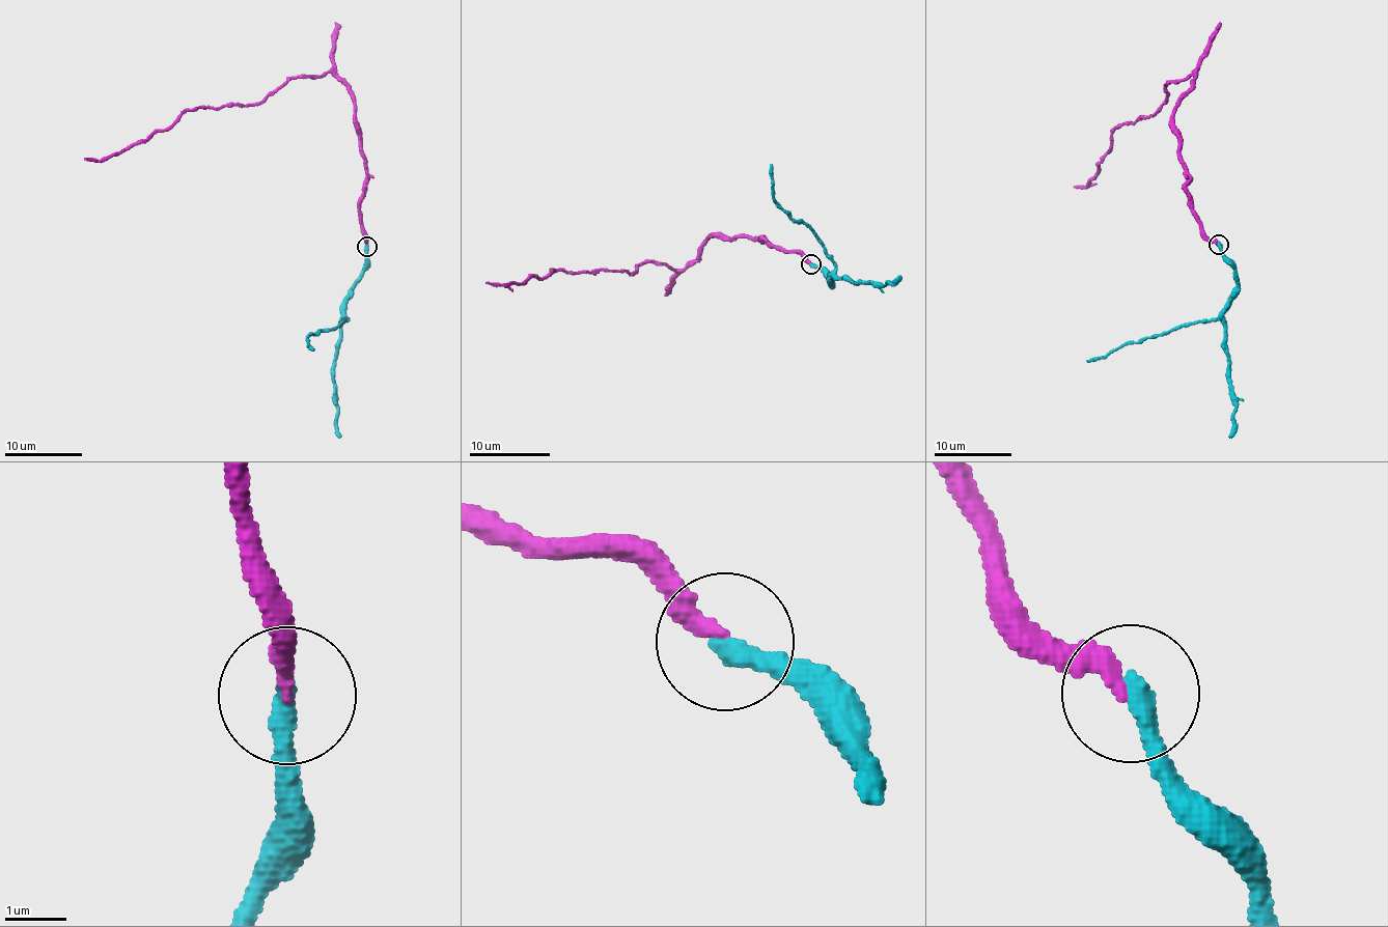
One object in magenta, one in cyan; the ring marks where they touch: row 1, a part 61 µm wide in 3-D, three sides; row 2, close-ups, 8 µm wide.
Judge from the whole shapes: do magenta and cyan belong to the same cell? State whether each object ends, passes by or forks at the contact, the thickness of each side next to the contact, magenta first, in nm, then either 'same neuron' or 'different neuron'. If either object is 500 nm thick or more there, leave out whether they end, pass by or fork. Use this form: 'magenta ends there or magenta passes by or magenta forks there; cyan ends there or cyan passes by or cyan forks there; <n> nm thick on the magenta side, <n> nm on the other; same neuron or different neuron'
magenta ends there; cyan ends there; 280 nm thick on the magenta side, 360 nm on the other; same neuron

